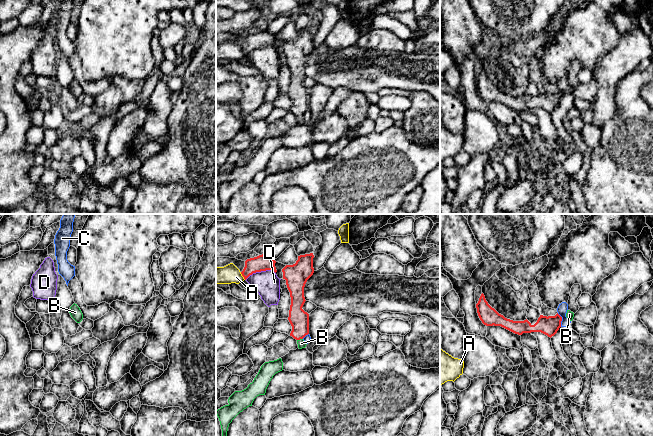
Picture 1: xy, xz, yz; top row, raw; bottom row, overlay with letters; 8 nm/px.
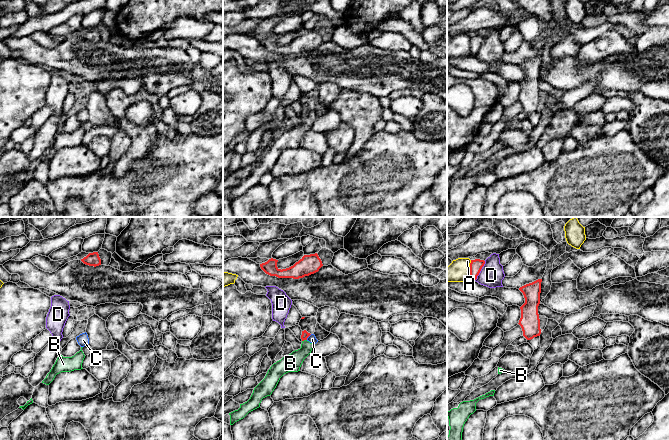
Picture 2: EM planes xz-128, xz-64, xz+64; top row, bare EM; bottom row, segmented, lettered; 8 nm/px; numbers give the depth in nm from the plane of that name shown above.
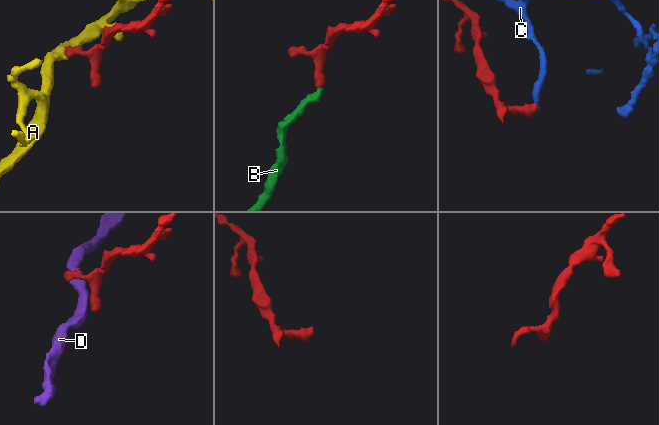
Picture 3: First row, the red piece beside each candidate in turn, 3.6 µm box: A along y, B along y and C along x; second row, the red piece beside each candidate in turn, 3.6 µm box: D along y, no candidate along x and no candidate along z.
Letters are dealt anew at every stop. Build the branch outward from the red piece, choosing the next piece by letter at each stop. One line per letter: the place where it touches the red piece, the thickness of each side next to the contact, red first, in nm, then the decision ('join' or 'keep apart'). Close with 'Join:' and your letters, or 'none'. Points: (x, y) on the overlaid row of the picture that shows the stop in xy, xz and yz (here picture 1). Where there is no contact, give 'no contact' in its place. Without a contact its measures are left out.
A: contact xz (242, 275); calibres 130 and 150 nm; keep apart
B: contact xz (299, 339); calibres 160 and 70 nm; join
C: contact yz (561, 320); calibres 150 and 80 nm; keep apart
D: contact xz (260, 271); calibres 130 and 200 nm; keep apart
Join: B

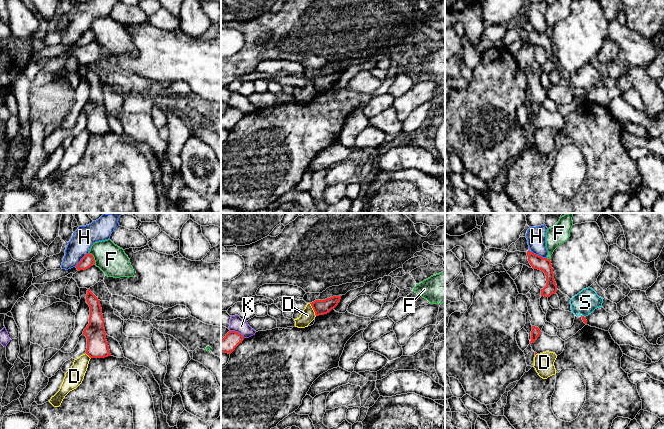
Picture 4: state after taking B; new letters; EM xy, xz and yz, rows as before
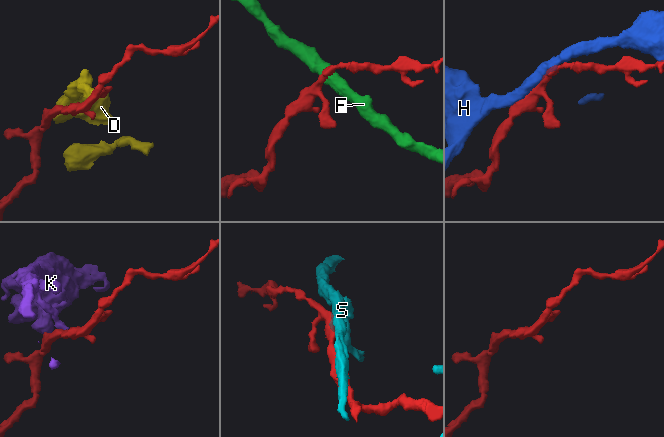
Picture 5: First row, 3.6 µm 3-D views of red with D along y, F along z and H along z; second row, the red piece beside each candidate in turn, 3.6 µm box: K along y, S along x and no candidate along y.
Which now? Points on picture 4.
D: contact xz (313, 309); calibres 120 and 110 nm; keep apart
F: contact xy (93, 258); calibres 100 and 240 nm; keep apart
H: contact yz (537, 255); calibres 110 and 160 nm; keep apart
K: contact xz (237, 332); calibres 130 and 120 nm; keep apart
S: contact yz (583, 316); calibres 30 and 190 nm; keep apart
Join: none

